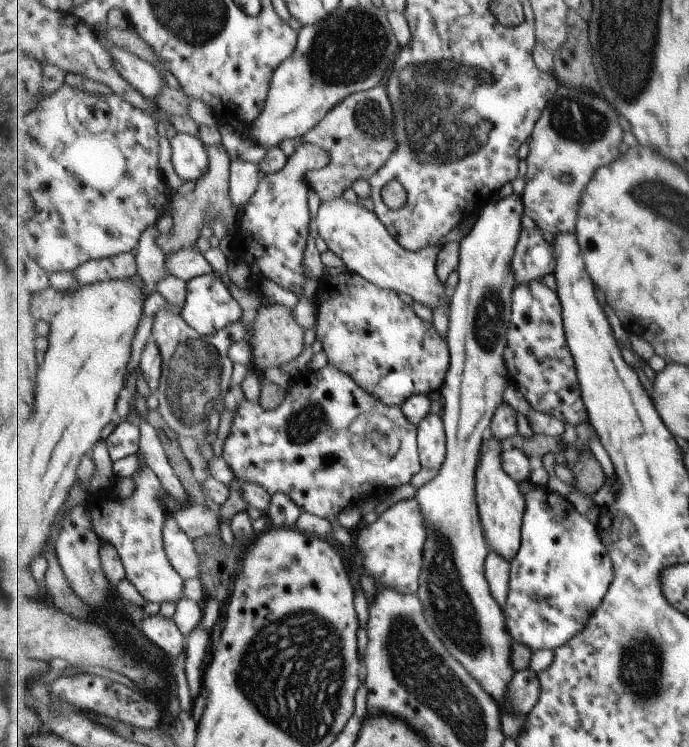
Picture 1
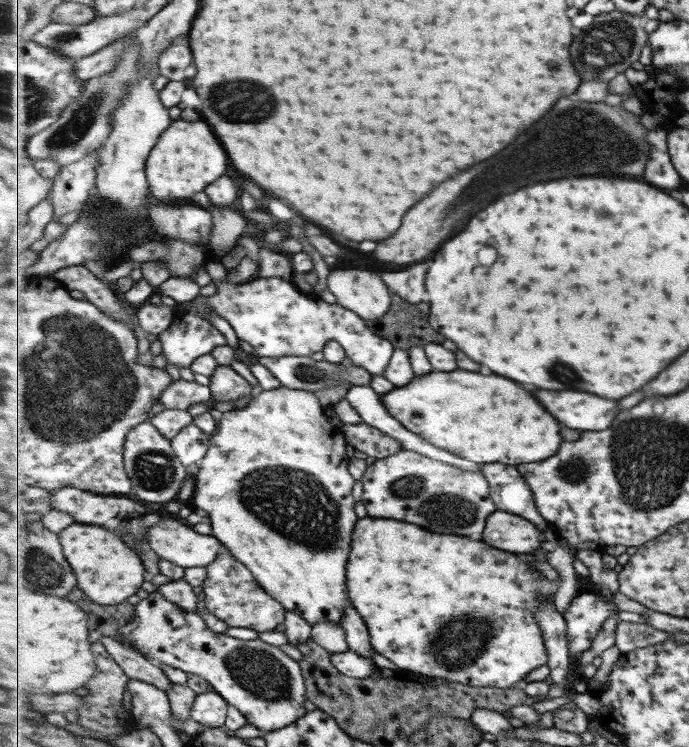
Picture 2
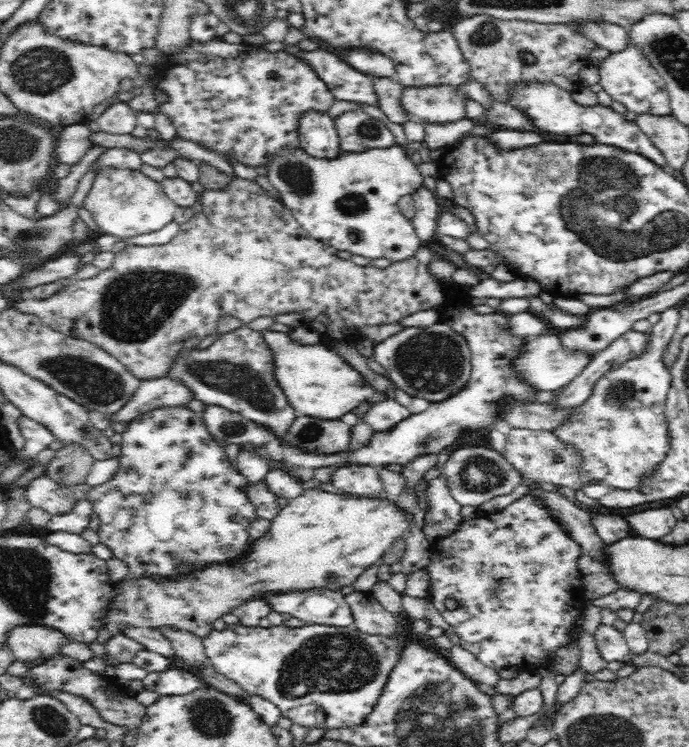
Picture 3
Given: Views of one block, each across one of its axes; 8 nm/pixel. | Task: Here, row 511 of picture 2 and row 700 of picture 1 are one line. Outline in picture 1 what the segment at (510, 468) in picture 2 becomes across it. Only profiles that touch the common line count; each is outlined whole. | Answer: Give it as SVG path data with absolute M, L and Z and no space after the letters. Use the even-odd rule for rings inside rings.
M531 669L522 670L509 682L503 706L511 714L525 716L538 705L539 698L541 698L539 674Z

